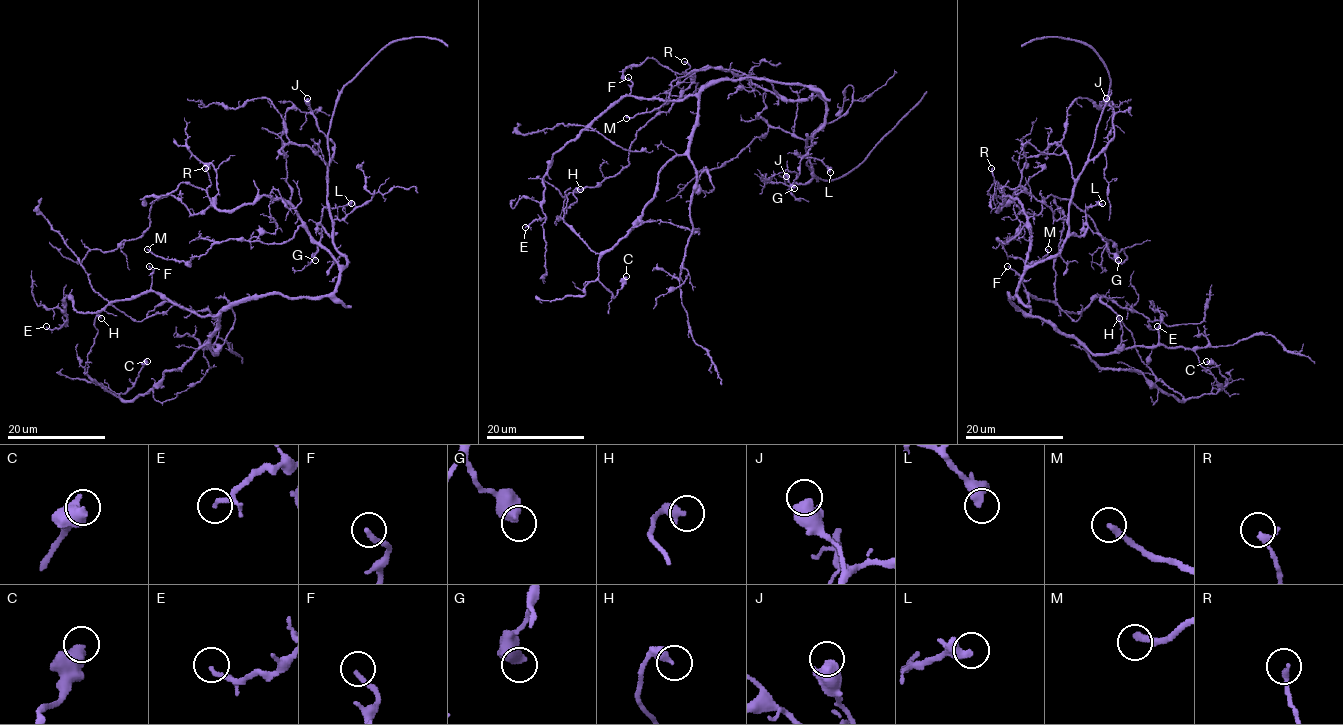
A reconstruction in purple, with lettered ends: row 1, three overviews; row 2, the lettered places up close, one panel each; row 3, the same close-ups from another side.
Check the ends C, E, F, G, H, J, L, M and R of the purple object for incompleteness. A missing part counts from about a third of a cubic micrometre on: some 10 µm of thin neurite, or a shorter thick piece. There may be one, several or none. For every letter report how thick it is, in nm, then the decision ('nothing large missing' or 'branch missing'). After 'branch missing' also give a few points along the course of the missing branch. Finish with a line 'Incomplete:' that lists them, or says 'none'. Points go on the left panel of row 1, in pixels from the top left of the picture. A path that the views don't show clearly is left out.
C: 600 nm thick; nothing large missing
E: 140 nm thick; nothing large missing
F: 190 nm thick; nothing large missing
G: 500 nm thick; nothing large missing
H: 400 nm thick; nothing large missing
J: 650 nm thick; nothing large missing
L: 340 nm thick; nothing large missing
M: 280 nm thick; nothing large missing
R: 240 nm thick; nothing large missing
Incomplete: none

